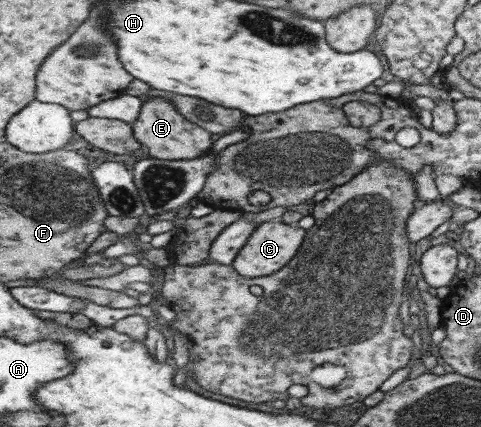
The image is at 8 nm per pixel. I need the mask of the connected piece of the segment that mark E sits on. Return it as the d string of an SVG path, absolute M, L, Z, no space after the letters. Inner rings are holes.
M153 98L146 101L143 113L139 120L135 121L134 128L136 138L149 148L151 156L161 160L193 160L211 153L214 145L213 133L205 127L198 125L184 116L172 104L172 100Z

